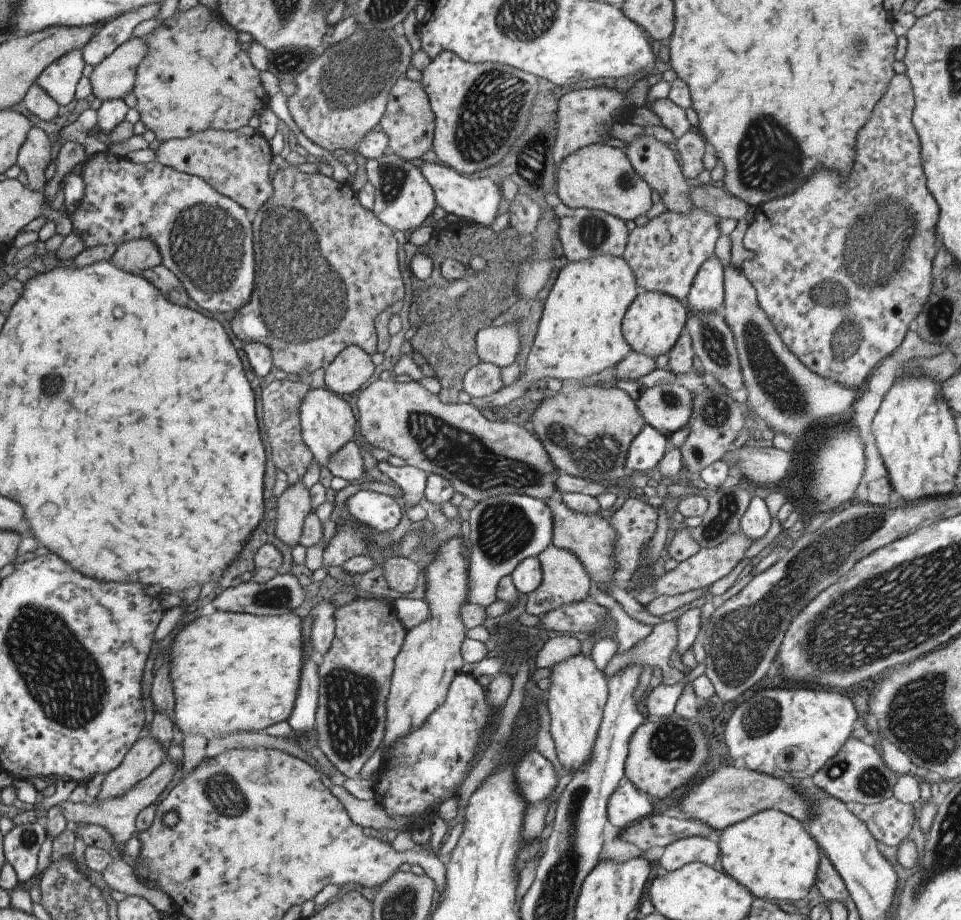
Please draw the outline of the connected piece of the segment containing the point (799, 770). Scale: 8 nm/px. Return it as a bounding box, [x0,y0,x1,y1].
[723,688,857,779]

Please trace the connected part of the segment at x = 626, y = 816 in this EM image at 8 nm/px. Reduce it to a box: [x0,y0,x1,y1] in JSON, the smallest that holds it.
[605,781,651,829]

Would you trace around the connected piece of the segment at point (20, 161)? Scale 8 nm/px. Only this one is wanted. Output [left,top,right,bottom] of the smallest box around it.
[16,127,51,190]

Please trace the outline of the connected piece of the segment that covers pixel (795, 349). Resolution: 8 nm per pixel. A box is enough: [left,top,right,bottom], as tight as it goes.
[738,74,939,388]

